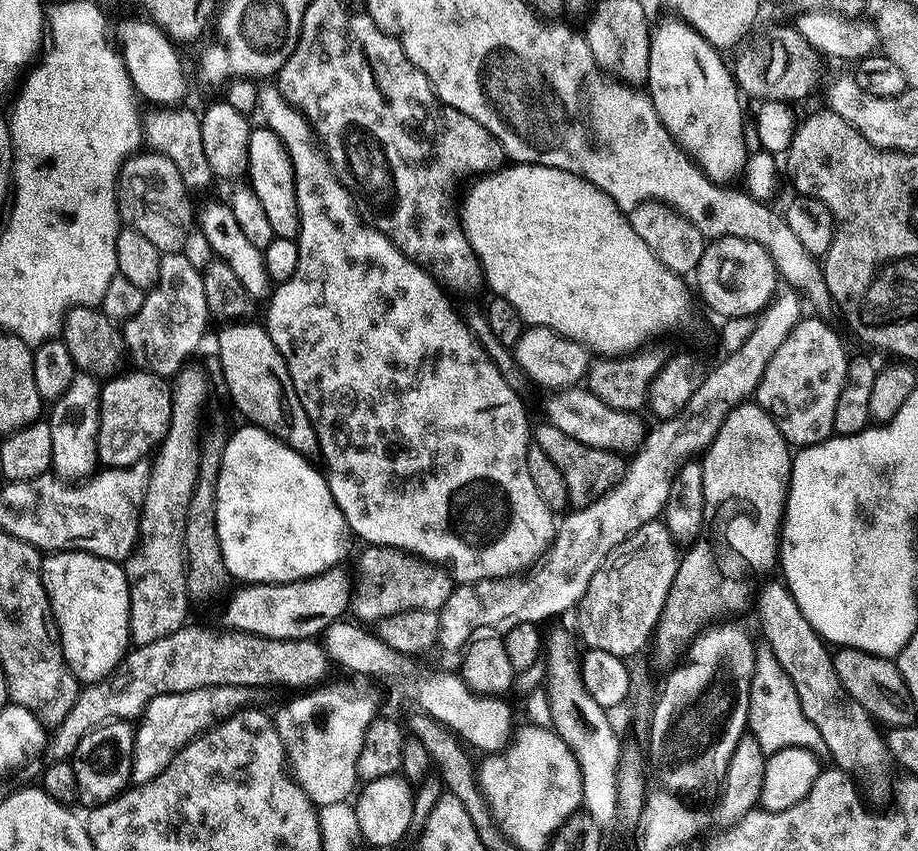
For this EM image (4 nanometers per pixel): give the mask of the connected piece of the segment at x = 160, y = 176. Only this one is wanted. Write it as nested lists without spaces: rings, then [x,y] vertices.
[[[144,150],[120,167],[116,205],[120,208],[121,221],[127,227],[136,228],[138,234],[154,243],[162,254],[183,251],[186,238],[194,230],[196,208],[193,208],[190,196],[191,191],[182,182],[178,168],[164,155]]]

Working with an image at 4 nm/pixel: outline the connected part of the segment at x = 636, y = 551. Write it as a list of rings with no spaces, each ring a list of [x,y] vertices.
[[[653,522],[642,526],[634,534],[630,534],[608,556],[605,564],[590,578],[590,586],[586,586],[586,594],[578,605],[580,611],[581,641],[588,643],[589,649],[606,650],[621,658],[629,658],[644,647],[649,647],[653,639],[656,623],[660,621],[662,610],[666,606],[666,594],[670,594],[670,586],[674,582],[674,574],[680,565],[678,545],[668,533],[668,527],[662,522]]]

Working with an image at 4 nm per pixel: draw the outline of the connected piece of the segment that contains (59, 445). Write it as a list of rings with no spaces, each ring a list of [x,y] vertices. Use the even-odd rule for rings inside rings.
[[[77,374],[70,382],[70,390],[62,394],[51,405],[52,413],[46,416],[50,425],[50,436],[54,438],[52,472],[65,482],[83,482],[98,468],[98,426],[100,425],[100,390],[102,384],[97,377]]]

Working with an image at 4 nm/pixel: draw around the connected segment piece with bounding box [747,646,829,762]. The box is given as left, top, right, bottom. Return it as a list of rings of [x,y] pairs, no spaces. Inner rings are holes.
[[[767,647],[756,649],[756,665],[750,682],[750,706],[748,707],[748,727],[751,735],[758,738],[759,745],[766,754],[783,748],[805,748],[810,750],[821,762],[829,759],[826,742],[818,734],[814,722],[802,714],[802,702],[794,690],[794,682],[778,662],[778,658]]]

